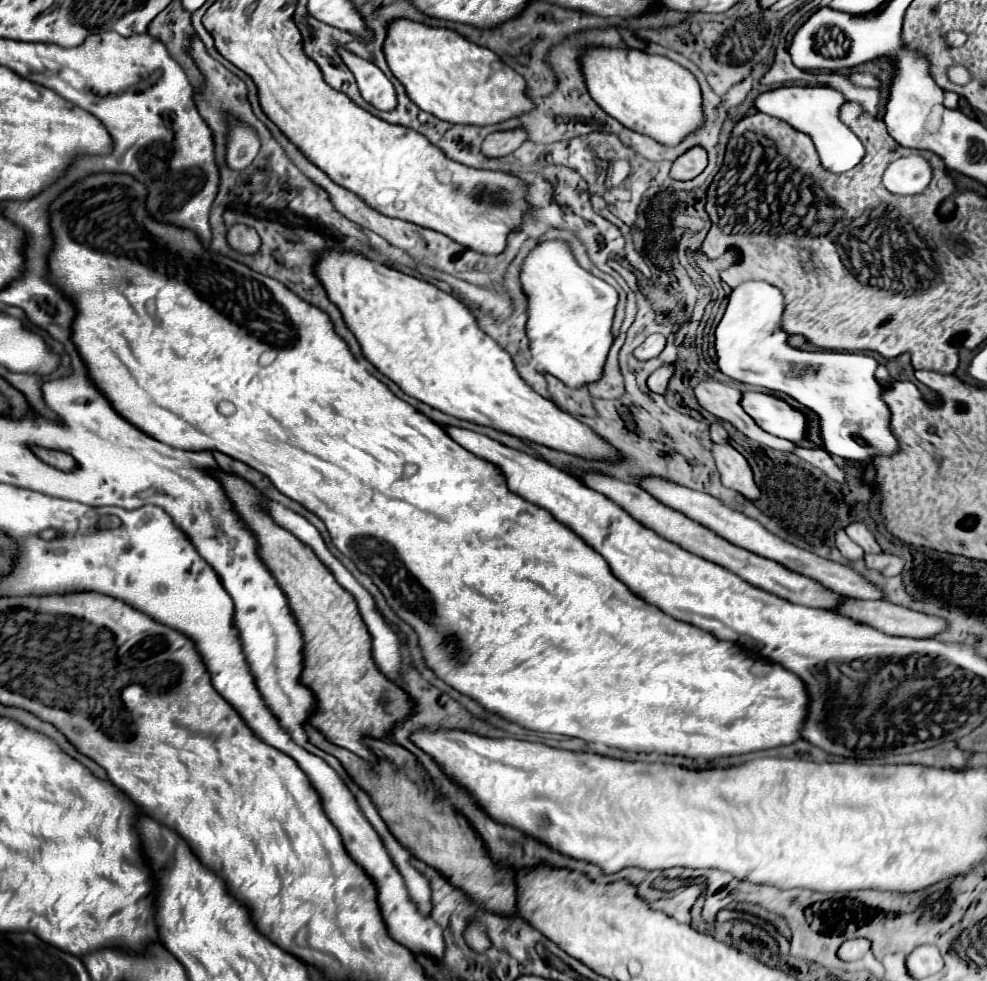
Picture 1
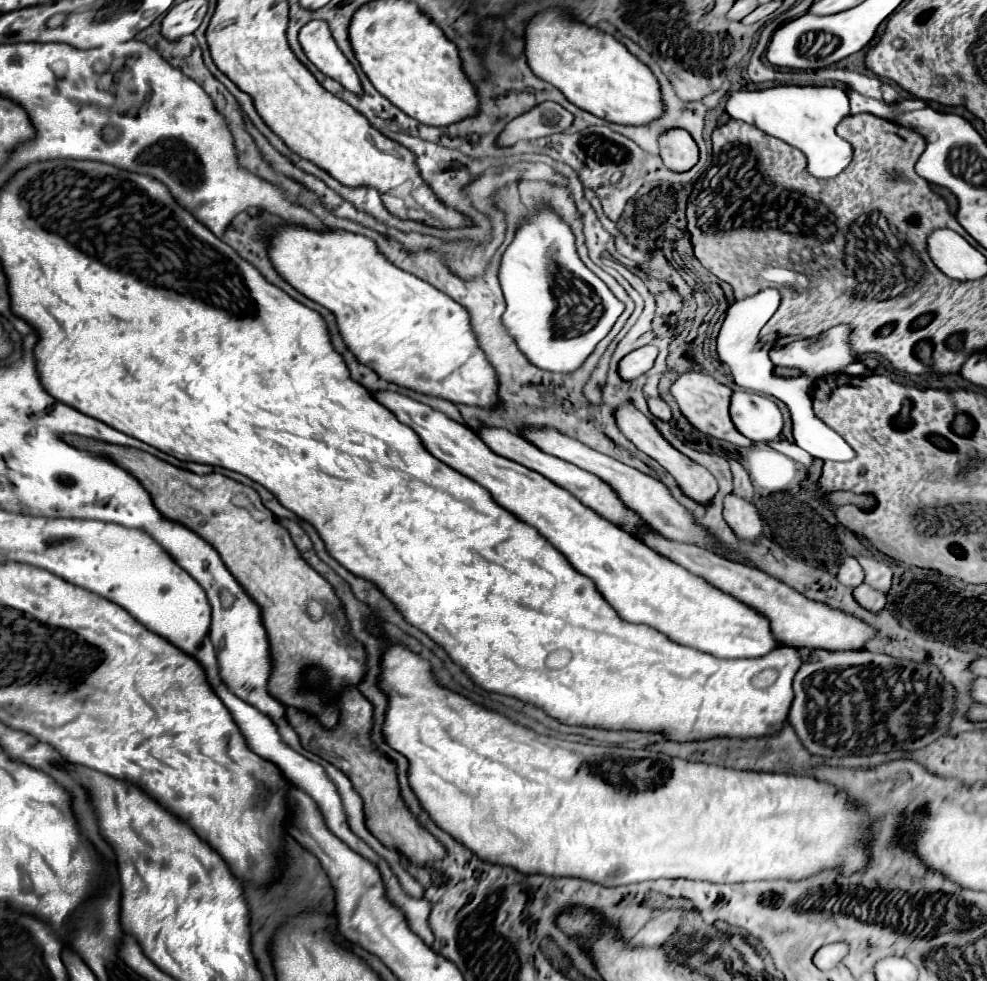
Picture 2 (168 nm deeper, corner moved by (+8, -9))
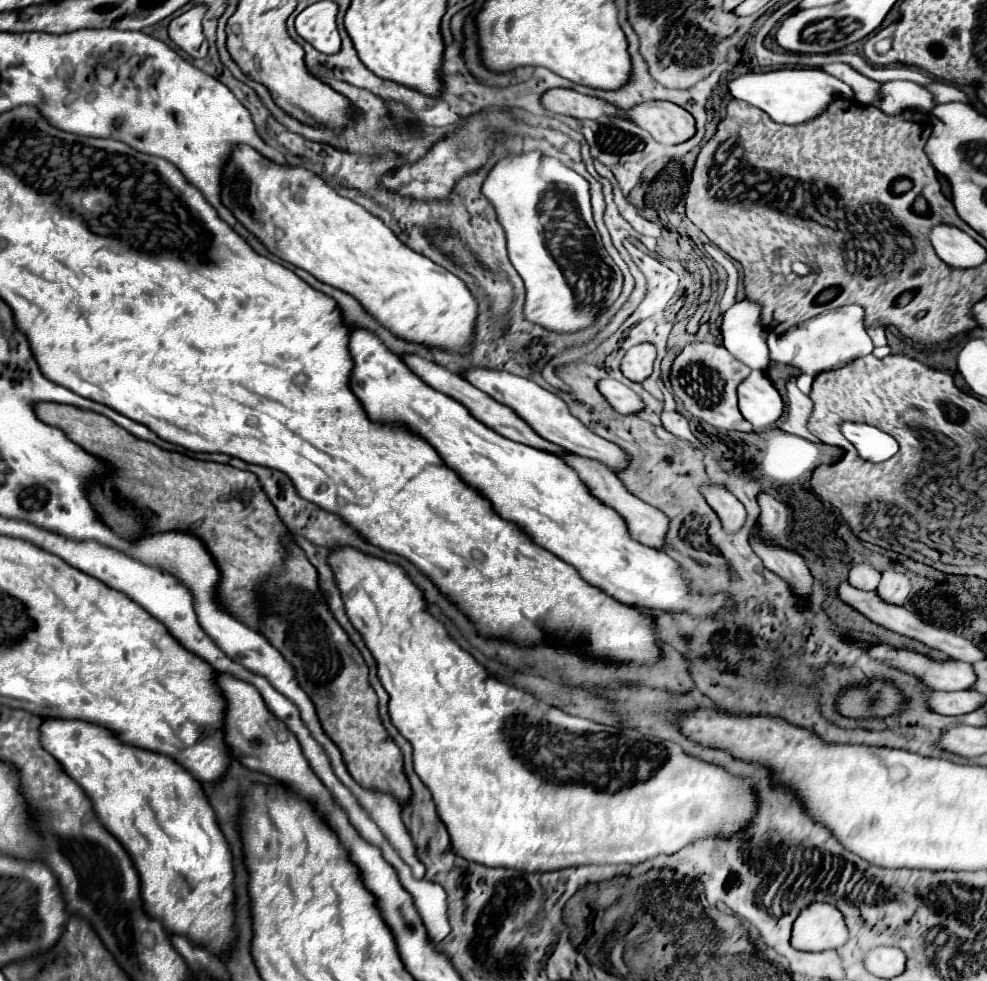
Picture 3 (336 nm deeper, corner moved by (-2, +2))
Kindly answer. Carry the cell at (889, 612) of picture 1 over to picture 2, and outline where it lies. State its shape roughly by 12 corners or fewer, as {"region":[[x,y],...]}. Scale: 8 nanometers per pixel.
{"region":[[653,532],[635,536],[769,620],[781,646],[855,650],[861,620],[755,568]]}

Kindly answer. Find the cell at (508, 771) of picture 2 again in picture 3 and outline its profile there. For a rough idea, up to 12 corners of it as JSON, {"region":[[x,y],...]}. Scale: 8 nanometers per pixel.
{"region":[[335,549],[453,851],[641,865],[751,777],[487,675],[399,565]]}

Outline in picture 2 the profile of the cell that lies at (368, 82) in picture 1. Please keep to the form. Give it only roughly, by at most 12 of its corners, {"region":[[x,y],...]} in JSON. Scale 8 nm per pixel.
{"region":[[323,20],[299,30],[305,56],[329,78],[359,94],[357,72]]}

